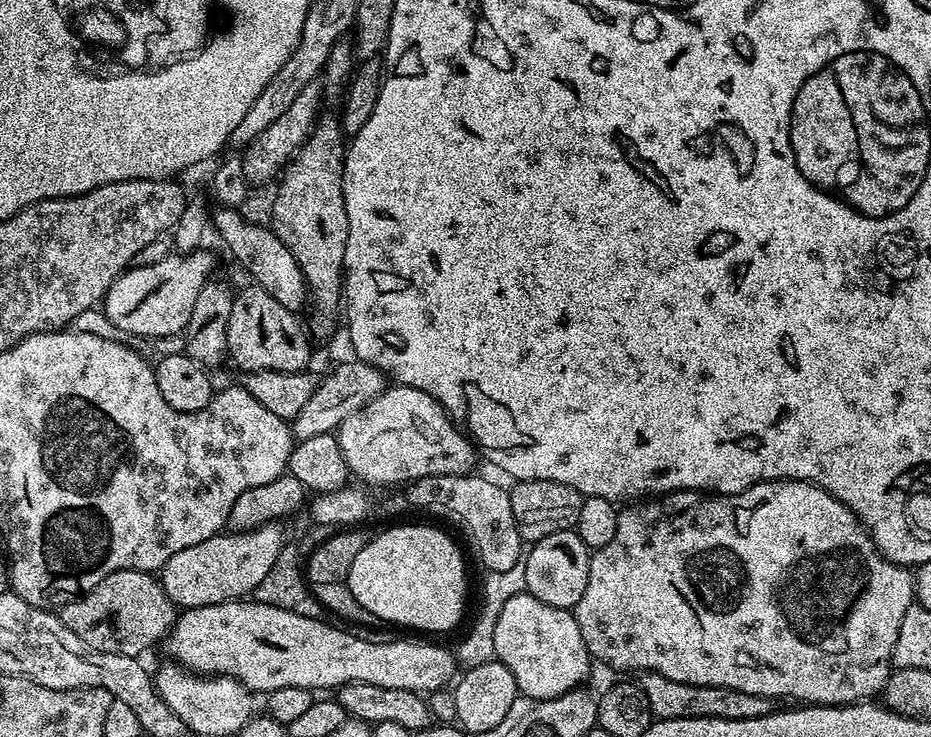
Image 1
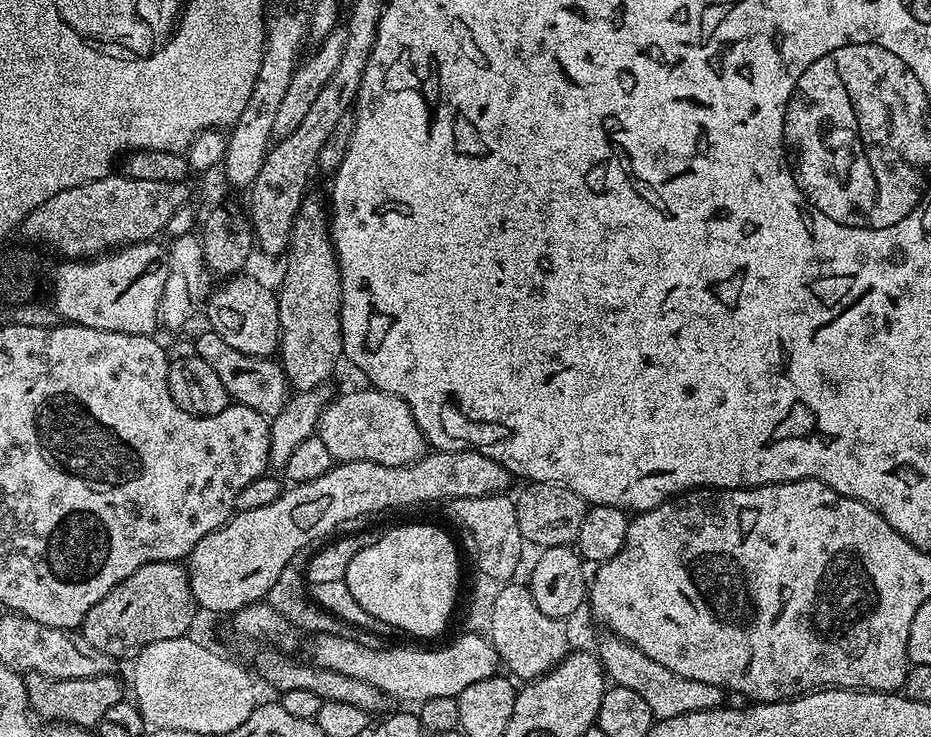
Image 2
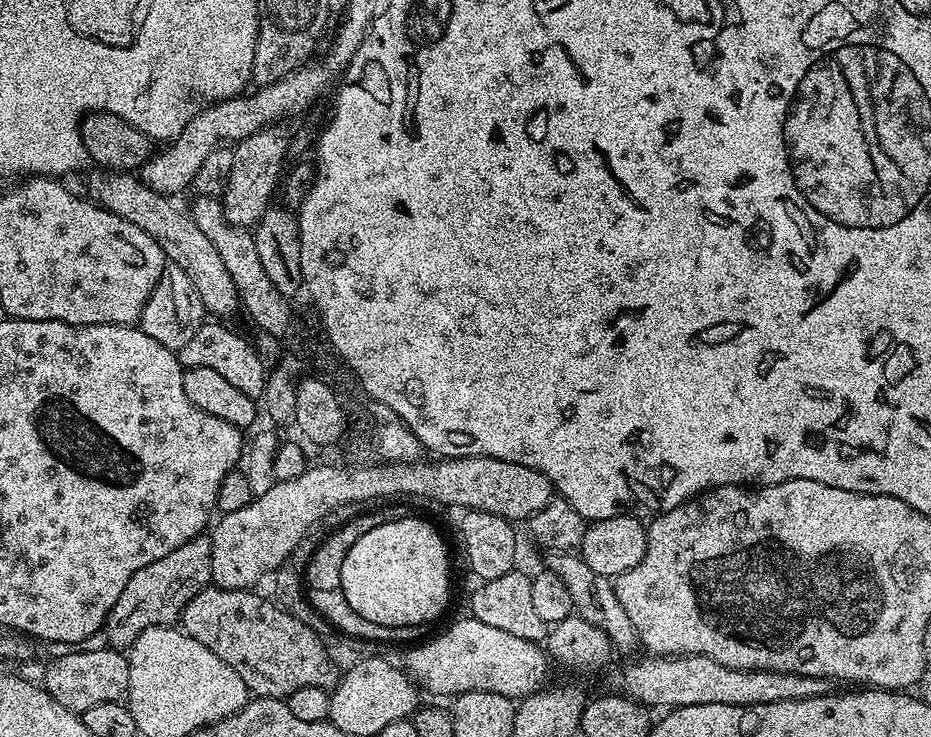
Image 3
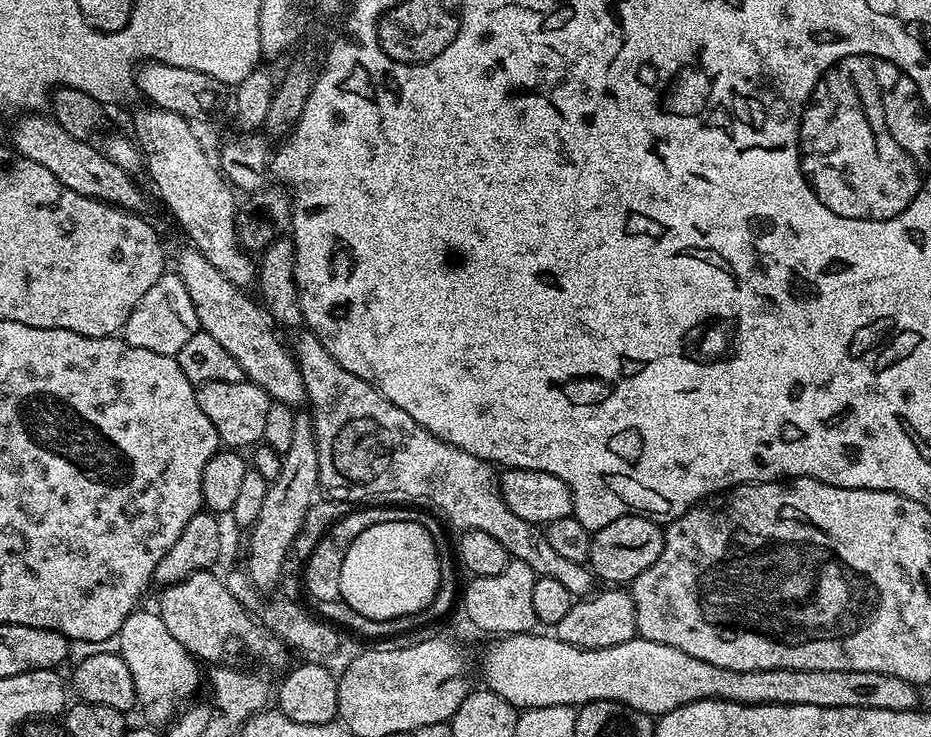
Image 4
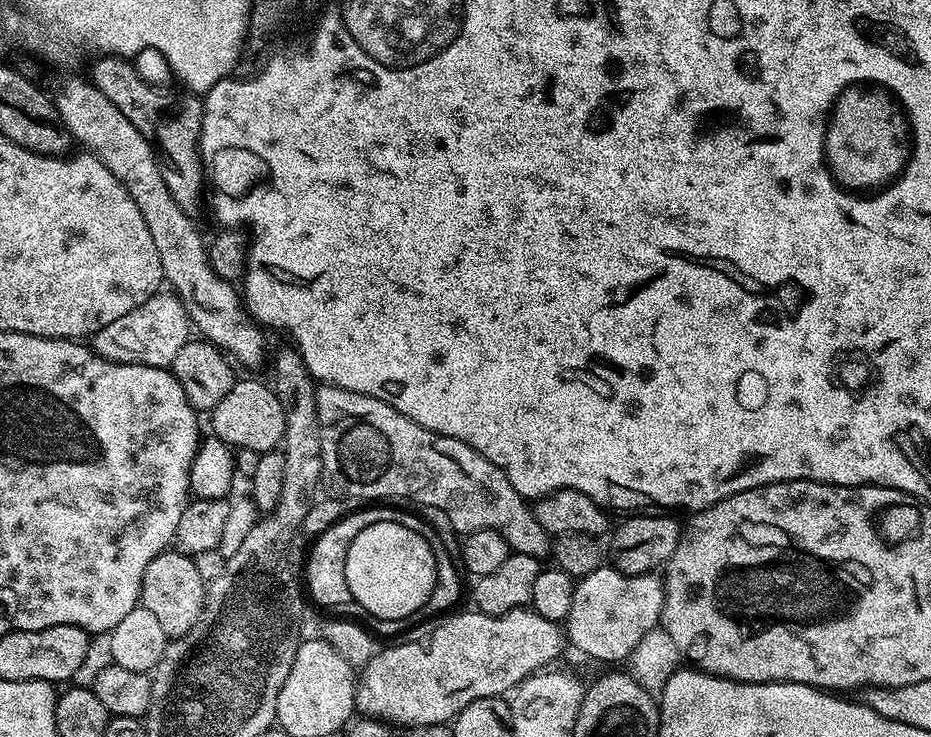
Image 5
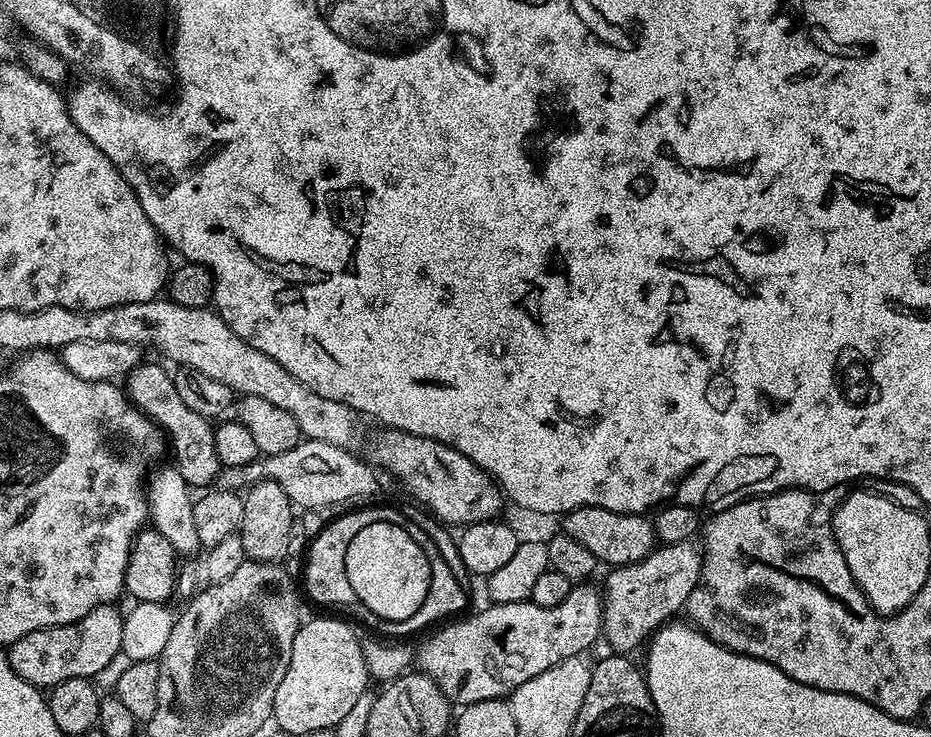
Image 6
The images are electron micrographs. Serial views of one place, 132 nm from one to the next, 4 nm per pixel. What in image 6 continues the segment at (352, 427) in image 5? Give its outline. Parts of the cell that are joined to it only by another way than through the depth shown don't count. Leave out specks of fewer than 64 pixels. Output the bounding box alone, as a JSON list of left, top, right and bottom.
[366,428,506,526]

